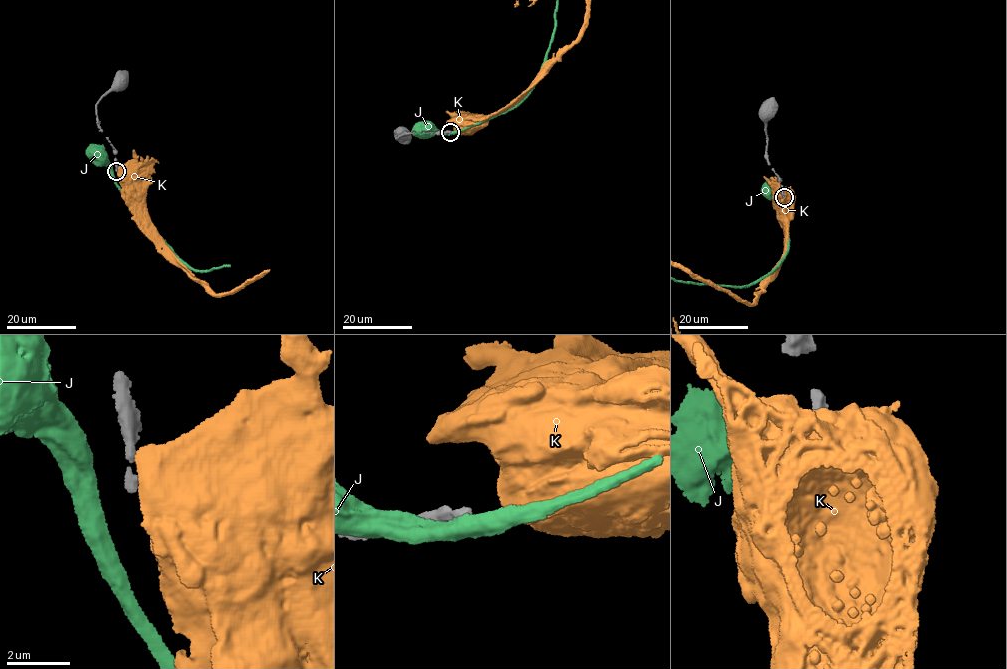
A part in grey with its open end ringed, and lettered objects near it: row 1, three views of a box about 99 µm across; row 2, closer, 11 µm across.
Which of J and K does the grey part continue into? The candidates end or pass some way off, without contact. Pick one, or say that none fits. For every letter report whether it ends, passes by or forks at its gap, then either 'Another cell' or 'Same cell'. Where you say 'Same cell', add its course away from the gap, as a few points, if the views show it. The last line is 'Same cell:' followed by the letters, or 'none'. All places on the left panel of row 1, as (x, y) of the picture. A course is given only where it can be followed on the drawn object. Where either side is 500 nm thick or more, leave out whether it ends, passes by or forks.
J: Another cell
K: Another cell
Same cell: none

